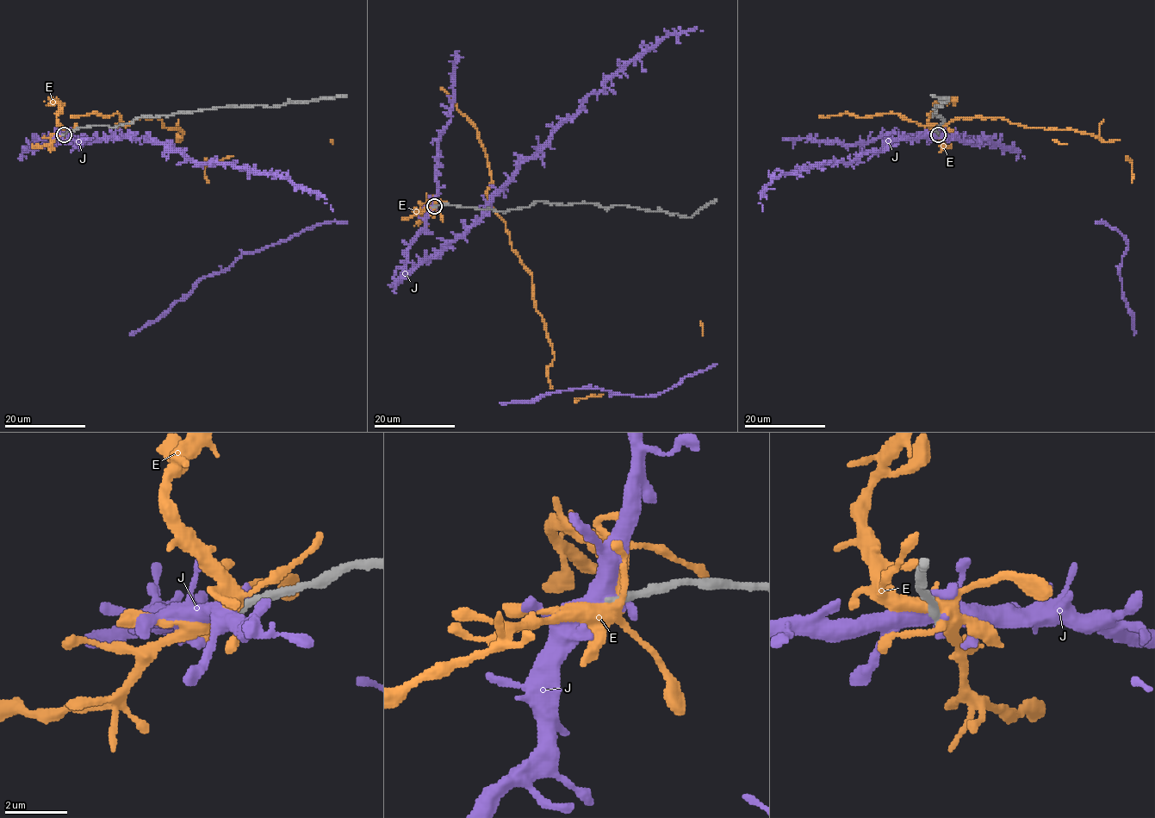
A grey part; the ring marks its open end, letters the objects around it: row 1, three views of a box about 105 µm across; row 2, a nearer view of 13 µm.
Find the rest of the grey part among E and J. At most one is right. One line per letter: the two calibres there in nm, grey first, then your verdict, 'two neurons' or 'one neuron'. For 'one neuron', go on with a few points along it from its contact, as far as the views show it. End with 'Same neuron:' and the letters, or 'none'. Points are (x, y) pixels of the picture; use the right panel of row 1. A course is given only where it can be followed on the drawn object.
E: 280/440 nm | two neurons
J: 280/400 nm | two neurons
Same neuron: none

